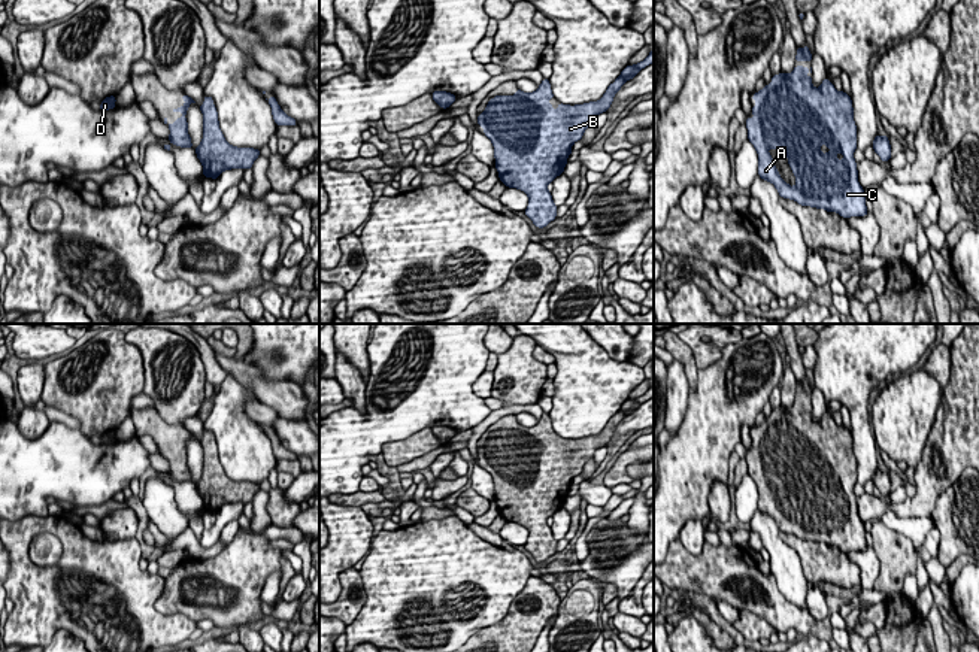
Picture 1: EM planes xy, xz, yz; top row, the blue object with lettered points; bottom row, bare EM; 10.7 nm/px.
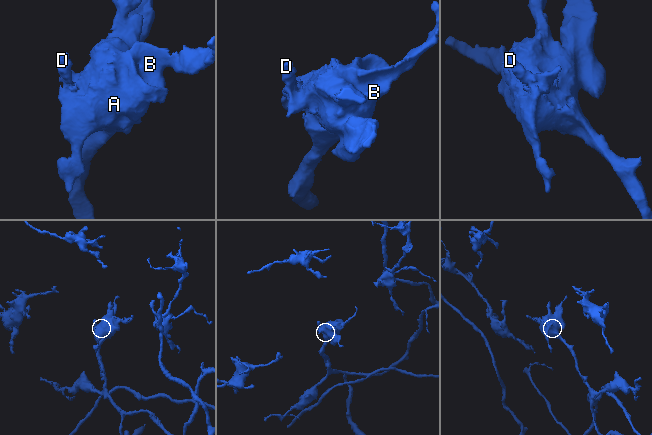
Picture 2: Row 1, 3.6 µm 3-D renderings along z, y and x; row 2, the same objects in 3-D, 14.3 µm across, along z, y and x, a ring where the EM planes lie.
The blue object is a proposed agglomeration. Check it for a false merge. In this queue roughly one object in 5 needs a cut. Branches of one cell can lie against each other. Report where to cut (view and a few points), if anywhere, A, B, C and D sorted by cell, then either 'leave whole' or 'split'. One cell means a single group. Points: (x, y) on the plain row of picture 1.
no cut | A B C D | leave whole

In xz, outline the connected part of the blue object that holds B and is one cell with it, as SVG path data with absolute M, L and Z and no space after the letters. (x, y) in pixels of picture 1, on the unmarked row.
M654 383L643 395L628 398L598 436L558 437L555 445L548 436L555 433L549 413L543 413L534 427L516 422L515 430L495 430L484 448L478 448L478 460L492 476L500 515L528 530L524 546L537 562L557 552L548 518L564 506L573 477L598 448L607 446L621 421L652 397Z

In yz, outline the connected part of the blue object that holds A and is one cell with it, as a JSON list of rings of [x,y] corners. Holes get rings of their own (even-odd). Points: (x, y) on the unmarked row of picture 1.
[[[795,400],[791,407],[779,407],[772,412],[769,419],[755,427],[751,434],[757,439],[752,440],[752,452],[746,452],[748,473],[758,488],[758,510],[775,519],[779,530],[797,536],[801,540],[825,543],[827,546],[837,546],[843,552],[866,551],[866,528],[858,516],[858,504],[854,492],[857,483],[857,460],[854,455],[852,433],[845,425],[837,425],[834,419],[825,412],[819,422],[812,418],[812,401]],[[773,482],[778,485],[785,482],[788,498],[795,510],[795,519],[791,521],[781,510],[769,488]]]

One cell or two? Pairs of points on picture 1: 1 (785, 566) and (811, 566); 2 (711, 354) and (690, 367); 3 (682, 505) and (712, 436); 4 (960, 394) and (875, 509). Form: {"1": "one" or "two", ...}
{"1": "two", "2": "two", "3": "one", "4": "one"}

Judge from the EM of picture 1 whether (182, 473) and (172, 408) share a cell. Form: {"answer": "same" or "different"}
{"answer": "different"}

